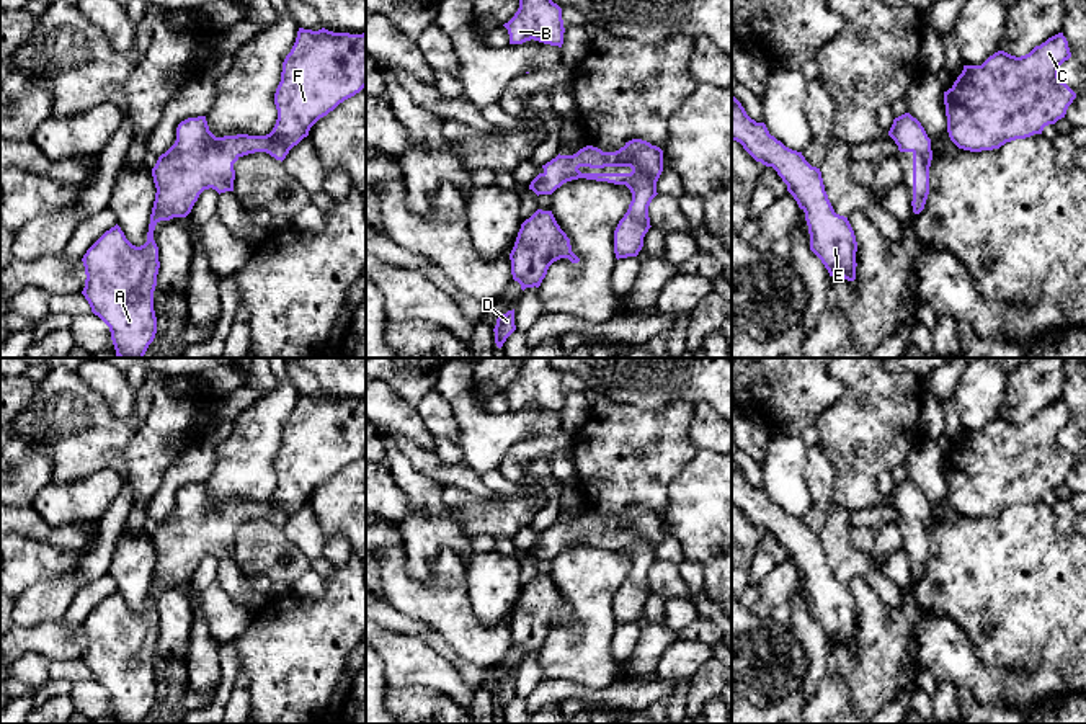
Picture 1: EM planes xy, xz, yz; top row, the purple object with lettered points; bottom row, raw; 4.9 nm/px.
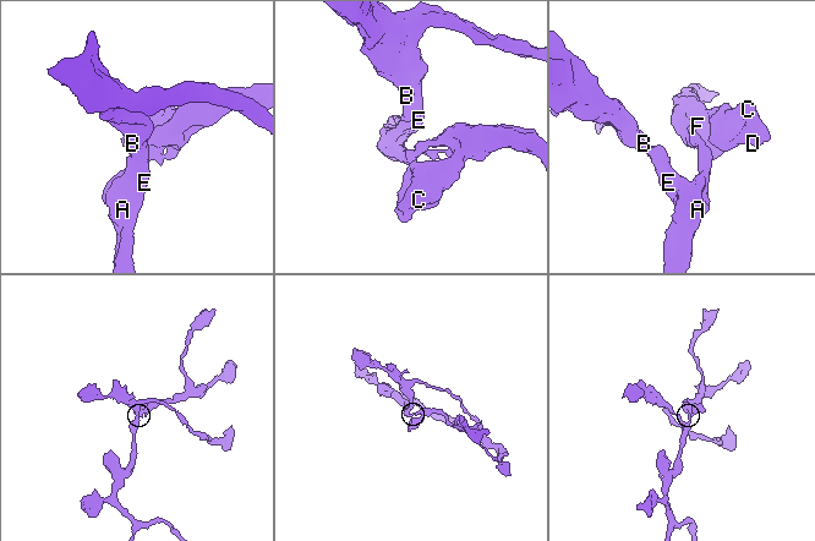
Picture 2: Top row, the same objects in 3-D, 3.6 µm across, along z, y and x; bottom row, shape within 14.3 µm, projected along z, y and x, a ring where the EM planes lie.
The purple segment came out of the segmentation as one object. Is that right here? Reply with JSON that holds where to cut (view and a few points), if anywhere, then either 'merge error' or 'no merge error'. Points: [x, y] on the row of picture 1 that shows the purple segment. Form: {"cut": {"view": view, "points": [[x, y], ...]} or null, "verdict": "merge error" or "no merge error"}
{"cut": null, "verdict": "no merge error"}

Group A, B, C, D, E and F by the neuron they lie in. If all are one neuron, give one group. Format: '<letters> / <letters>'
A B C D E F

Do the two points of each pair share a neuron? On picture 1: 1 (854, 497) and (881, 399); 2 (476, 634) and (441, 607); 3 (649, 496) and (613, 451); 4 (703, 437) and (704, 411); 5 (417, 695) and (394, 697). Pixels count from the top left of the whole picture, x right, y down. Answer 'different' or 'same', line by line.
1: same
2: same
3: same
4: same
5: same

